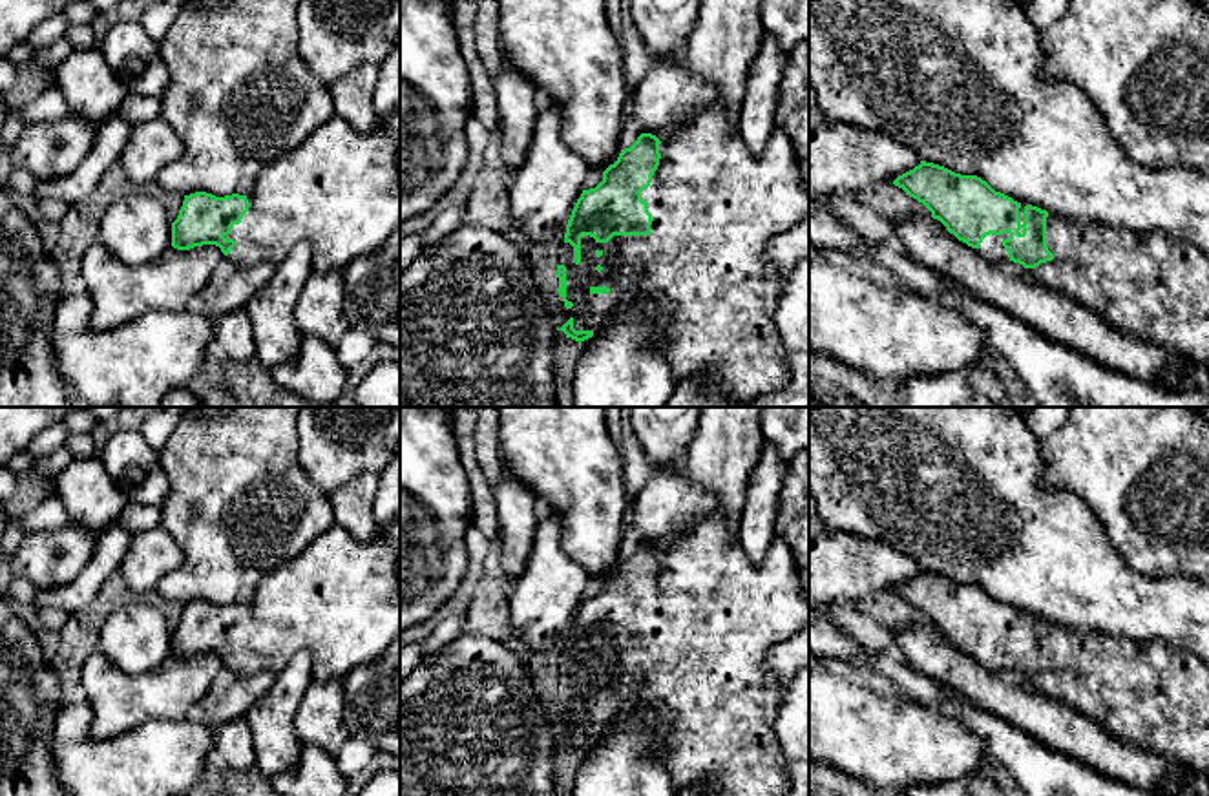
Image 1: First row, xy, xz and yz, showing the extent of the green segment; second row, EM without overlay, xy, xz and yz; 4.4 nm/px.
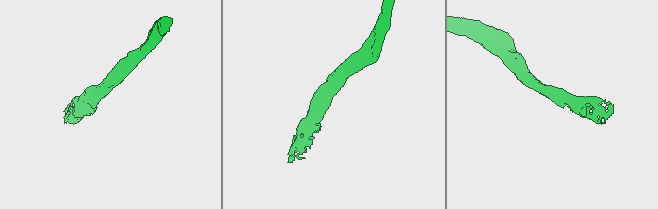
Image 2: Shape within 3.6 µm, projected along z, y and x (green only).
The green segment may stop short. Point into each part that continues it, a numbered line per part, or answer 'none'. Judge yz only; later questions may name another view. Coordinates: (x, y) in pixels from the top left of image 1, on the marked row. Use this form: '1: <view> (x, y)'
1: yz (1149, 285)

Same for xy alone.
1: xy (338, 190)

